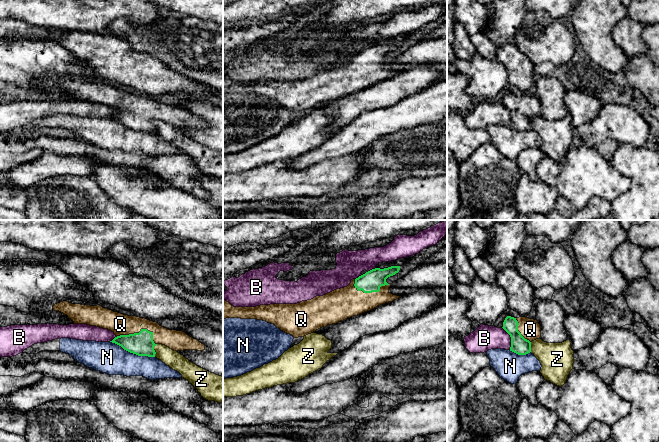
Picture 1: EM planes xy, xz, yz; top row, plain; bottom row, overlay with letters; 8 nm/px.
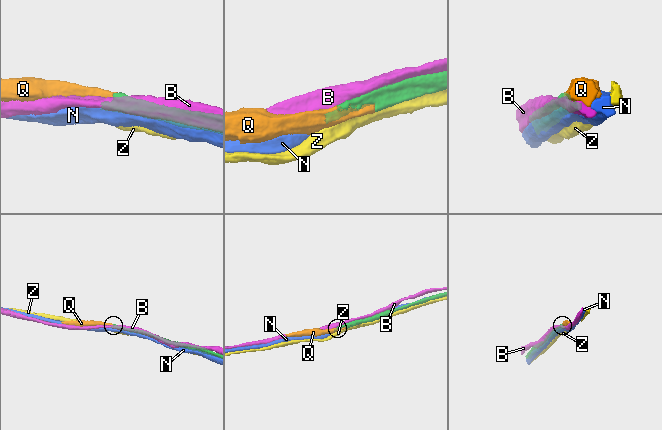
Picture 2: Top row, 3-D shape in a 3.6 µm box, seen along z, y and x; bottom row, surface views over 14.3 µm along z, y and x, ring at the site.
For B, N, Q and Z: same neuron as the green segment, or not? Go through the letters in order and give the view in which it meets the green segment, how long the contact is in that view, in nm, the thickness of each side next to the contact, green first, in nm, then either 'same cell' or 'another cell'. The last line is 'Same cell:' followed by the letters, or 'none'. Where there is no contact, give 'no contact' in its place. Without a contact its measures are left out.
B: meets green in yz; contact 200 nm long; 140 nm thick on the green side, 200 nm on the other; another cell
N: meets green in xy; contact 380 nm long; 190 nm thick on the green side, 260 nm on the other; another cell
Q: meets green in xy; contact 320 nm long; 190 nm thick on the green side, 170 nm on the other; same cell
Z: meets green in xy; contact 110 nm long; 190 nm thick on the green side, 140 nm on the other; another cell
Same cell: Q

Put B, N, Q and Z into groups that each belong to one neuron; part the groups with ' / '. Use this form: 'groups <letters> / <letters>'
groups B / N / Q / Z

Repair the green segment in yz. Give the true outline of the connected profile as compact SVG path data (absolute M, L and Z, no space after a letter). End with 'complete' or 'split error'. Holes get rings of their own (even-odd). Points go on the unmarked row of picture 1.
M507 92L502 103L511 113L510 127L518 131L531 128L531 118L540 115L541 102L535 95Z; split error

